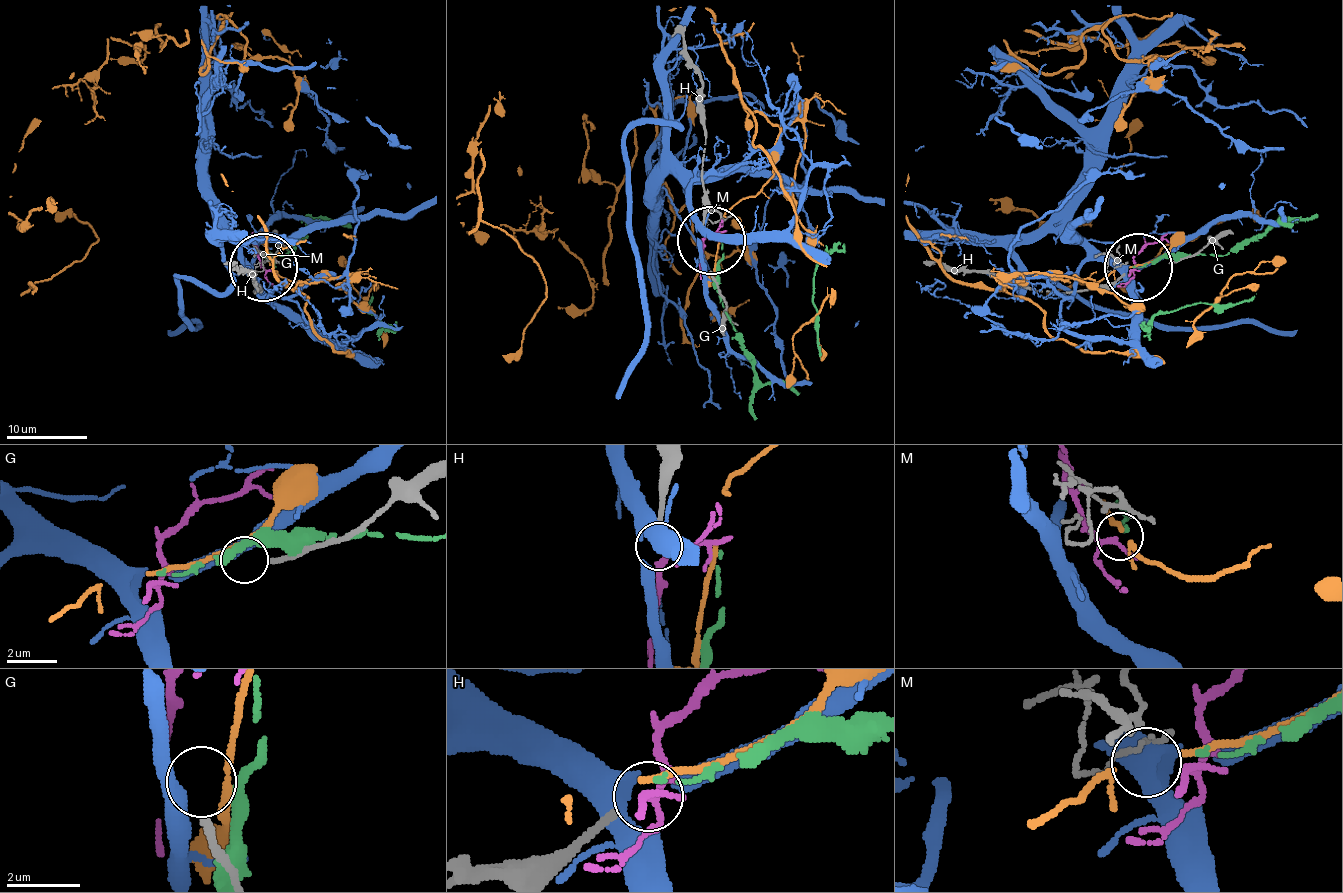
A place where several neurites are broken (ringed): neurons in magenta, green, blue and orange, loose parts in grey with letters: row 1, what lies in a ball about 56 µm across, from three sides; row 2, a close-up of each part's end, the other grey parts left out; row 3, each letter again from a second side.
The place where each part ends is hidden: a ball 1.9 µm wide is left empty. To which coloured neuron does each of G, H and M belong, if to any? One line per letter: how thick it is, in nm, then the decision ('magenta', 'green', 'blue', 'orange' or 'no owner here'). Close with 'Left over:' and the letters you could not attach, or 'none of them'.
G: 200 nm thick; no owner here
H: 190 nm thick; no owner here
M: 170 nm thick; no owner here
Left over: G, H, M

